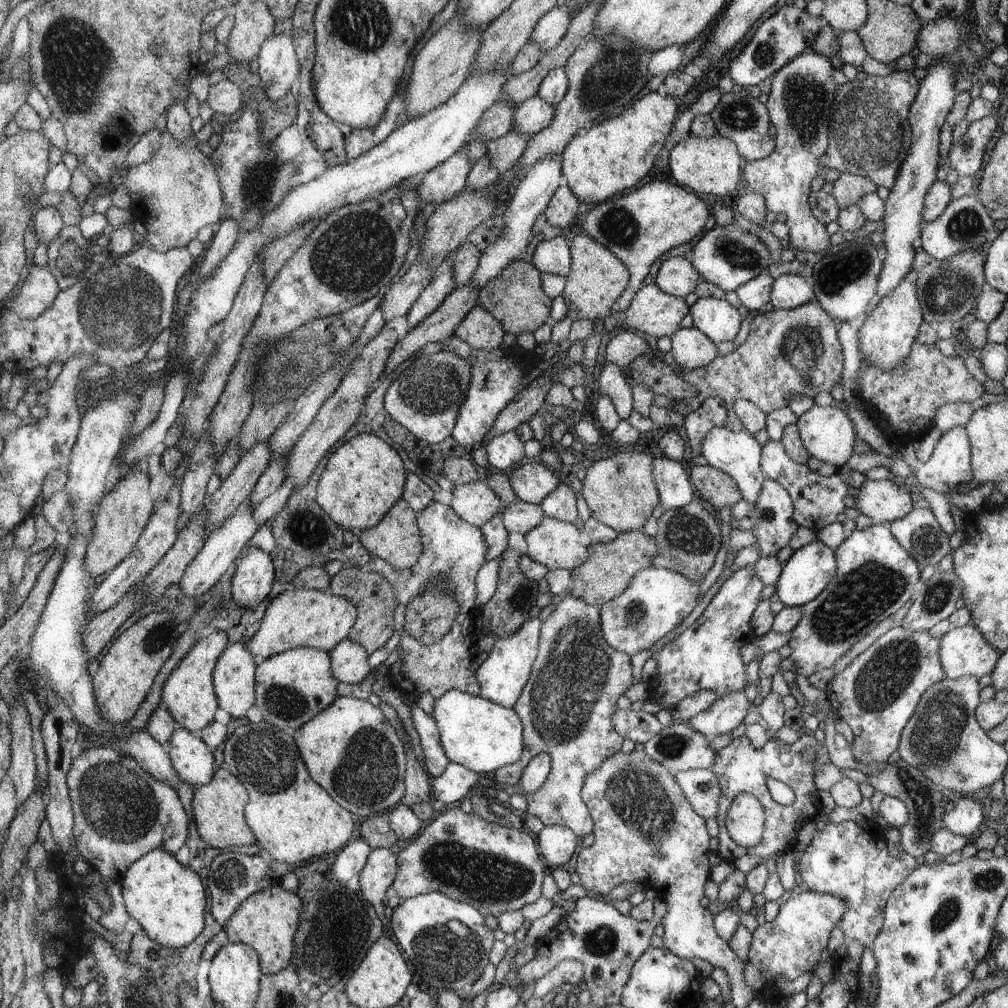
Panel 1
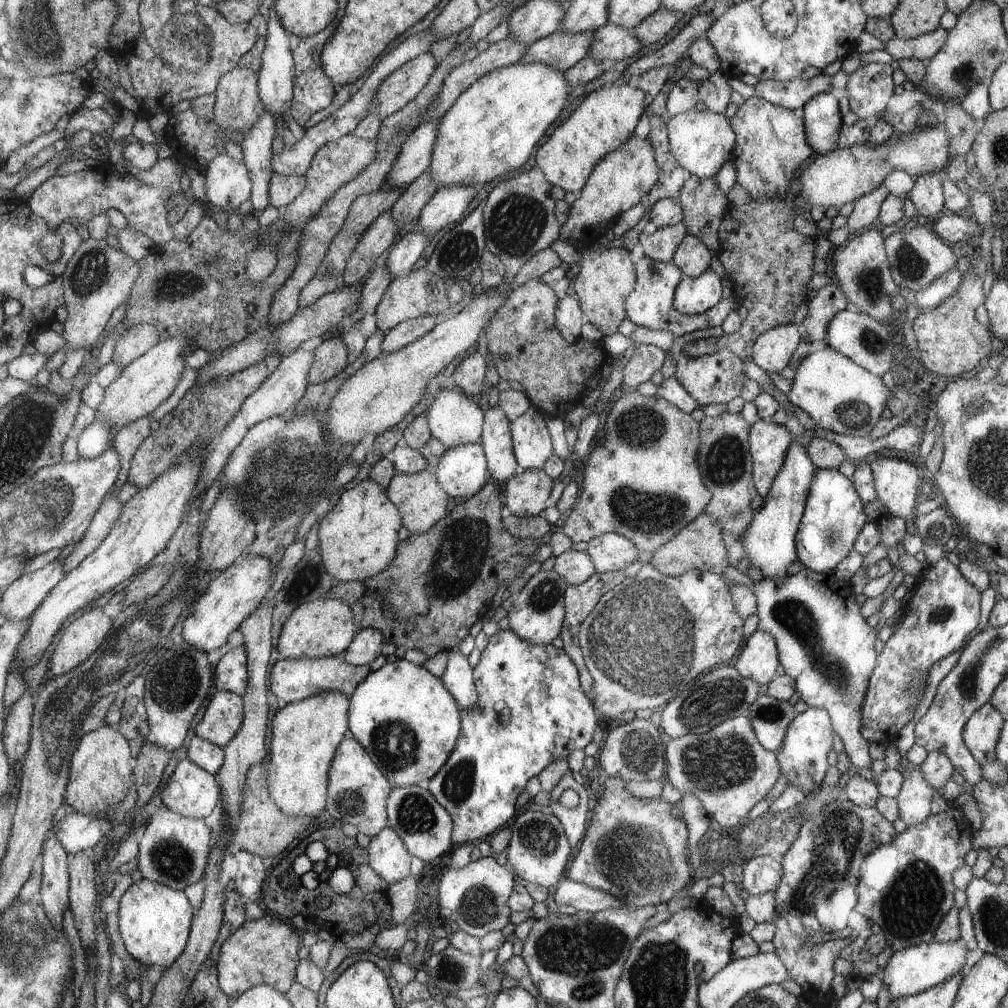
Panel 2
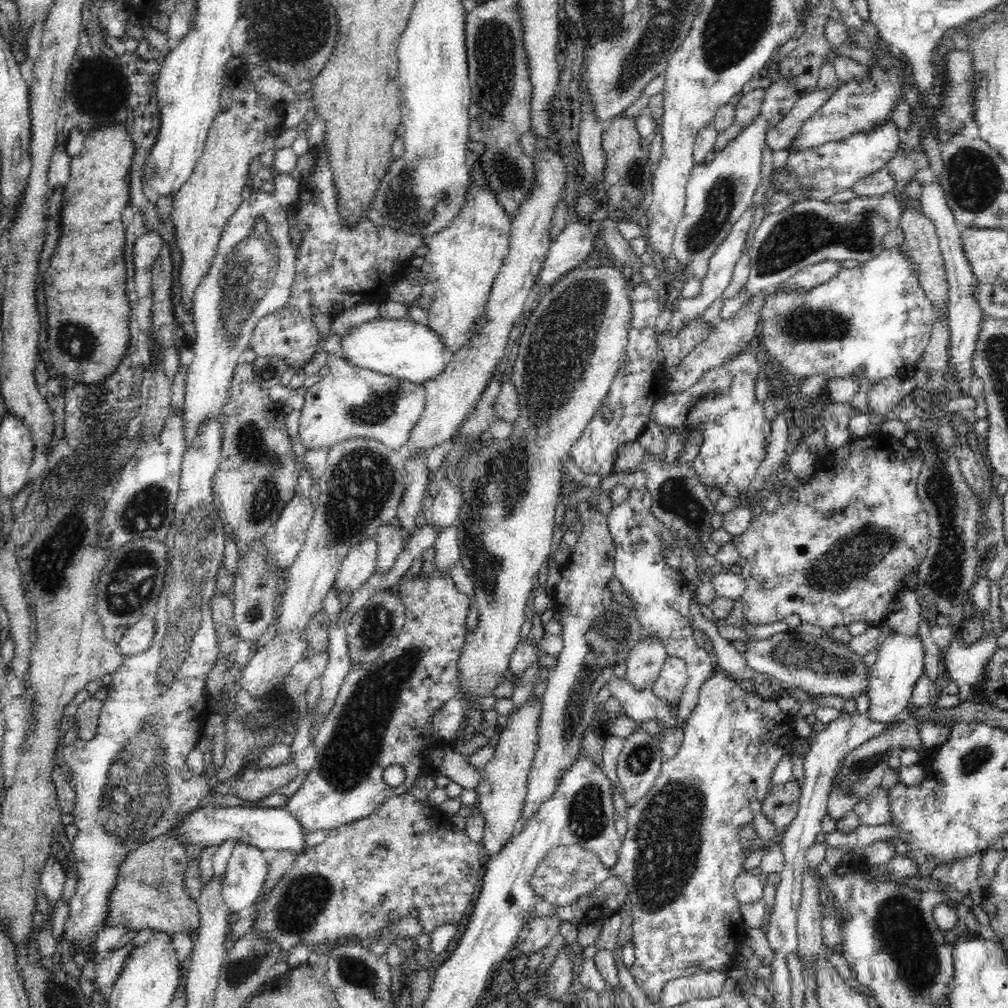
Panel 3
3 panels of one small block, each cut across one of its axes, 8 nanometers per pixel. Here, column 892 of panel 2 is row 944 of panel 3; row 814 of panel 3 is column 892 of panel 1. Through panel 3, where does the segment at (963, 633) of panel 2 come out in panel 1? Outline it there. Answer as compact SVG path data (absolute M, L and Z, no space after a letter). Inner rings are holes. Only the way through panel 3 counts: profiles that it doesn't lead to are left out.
M894 625L828 683L825 693L830 708L848 723L855 736L851 744L855 760L881 763L898 750L903 728L907 726L908 719L915 714L919 700L930 687L946 678L946 670L940 656L940 644L941 639L932 636L927 630L913 631L902 625Z

